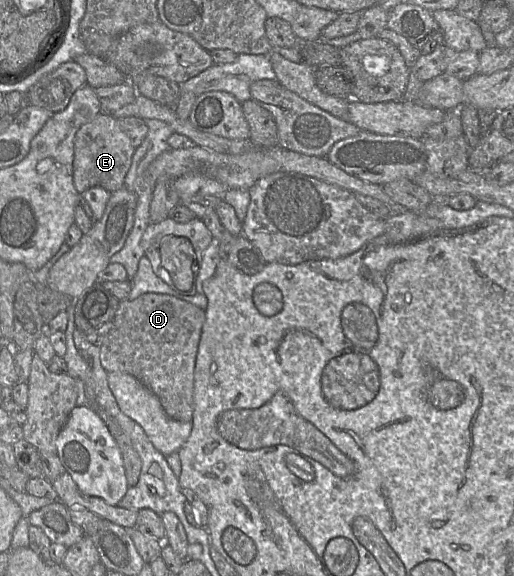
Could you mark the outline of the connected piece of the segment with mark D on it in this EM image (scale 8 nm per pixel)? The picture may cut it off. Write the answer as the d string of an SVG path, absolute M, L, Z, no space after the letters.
M145 293L136 299L120 301L113 327L100 347L100 362L106 372L121 372L135 377L159 399L167 416L191 422L194 411L194 369L205 311L168 294Z

